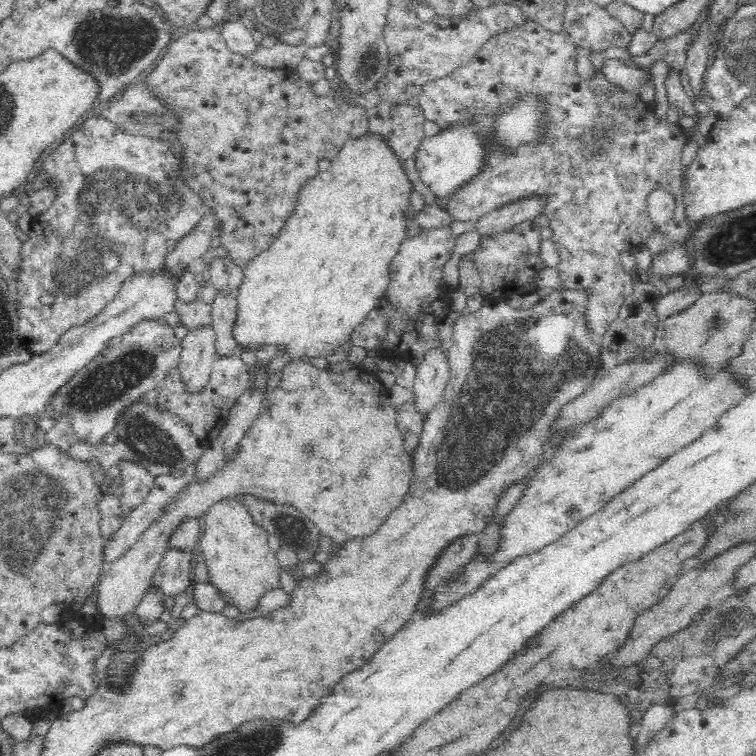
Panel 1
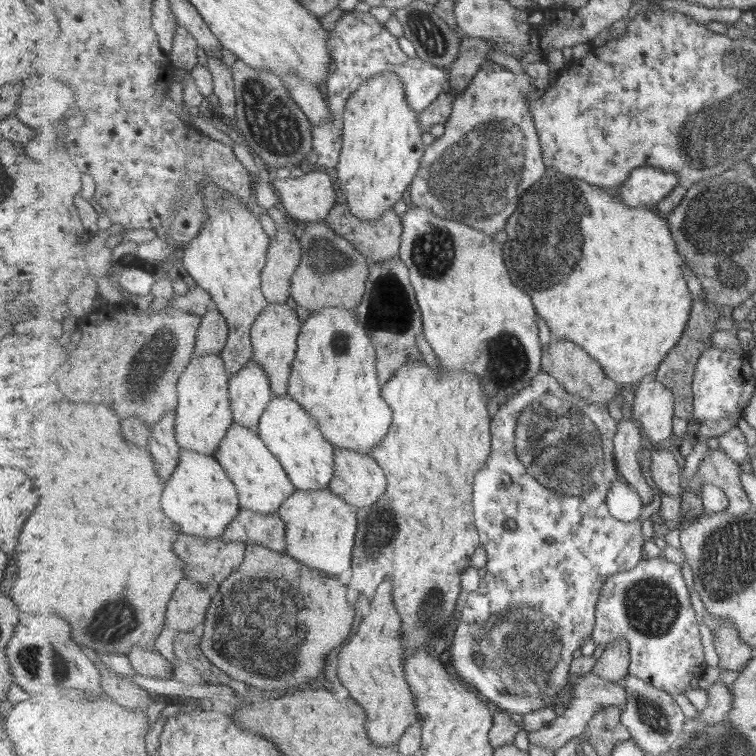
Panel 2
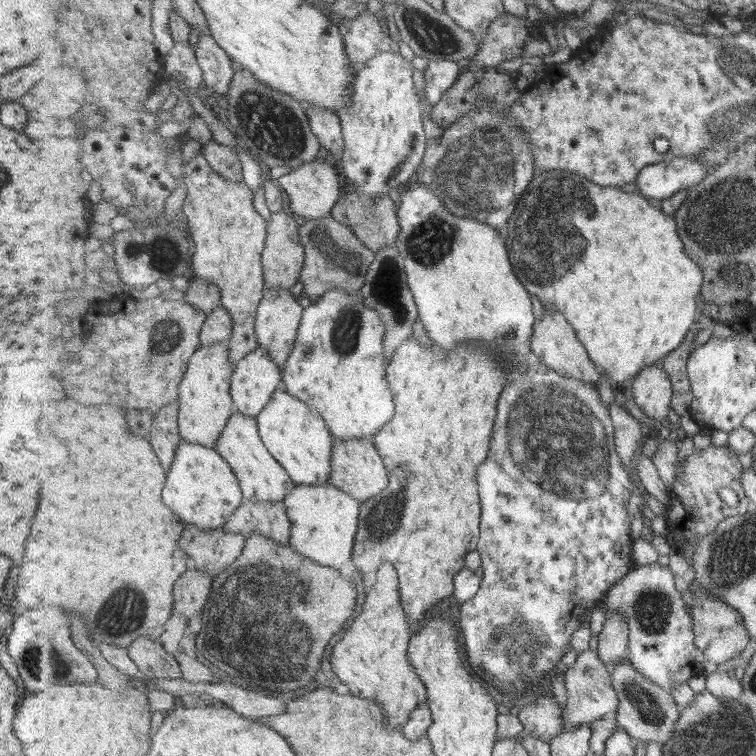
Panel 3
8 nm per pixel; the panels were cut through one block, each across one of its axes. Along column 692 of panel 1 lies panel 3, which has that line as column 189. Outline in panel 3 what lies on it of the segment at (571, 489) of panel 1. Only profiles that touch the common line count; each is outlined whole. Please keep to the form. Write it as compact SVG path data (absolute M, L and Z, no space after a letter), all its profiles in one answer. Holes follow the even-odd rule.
M228 342L201 344L190 360L180 386L180 433L183 439L215 448L229 417L235 412L232 399L232 378L235 364L230 359Z

